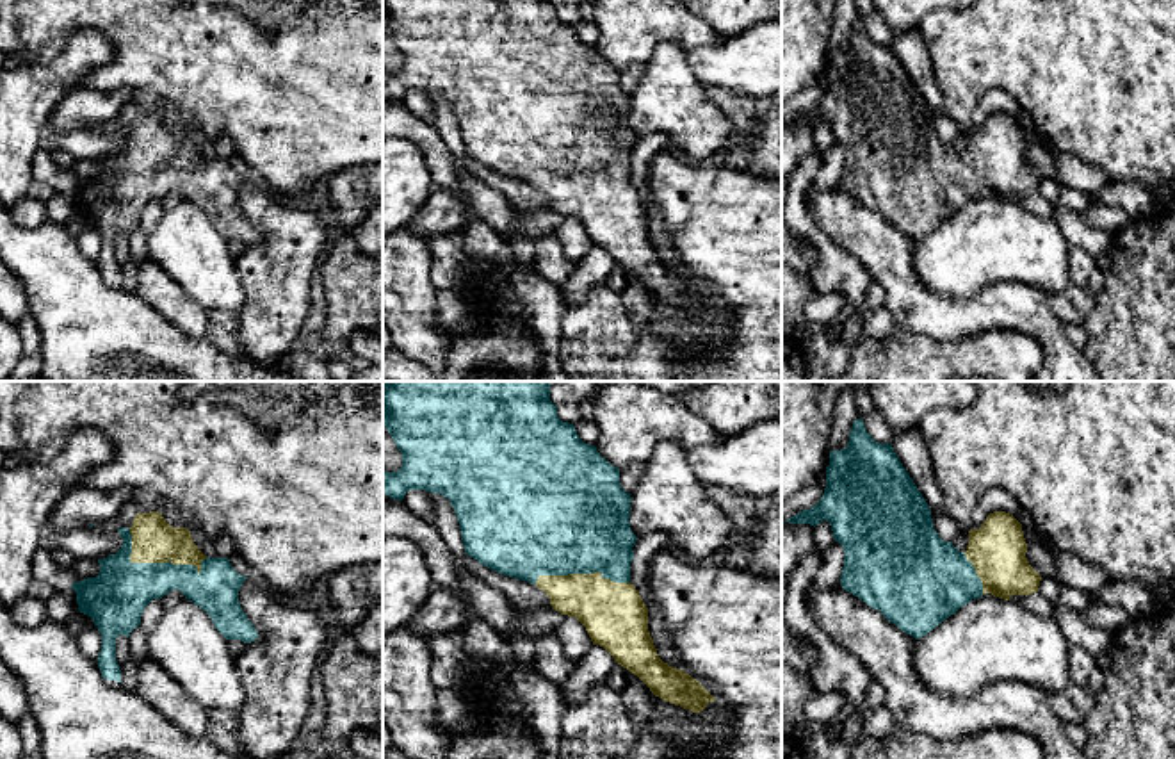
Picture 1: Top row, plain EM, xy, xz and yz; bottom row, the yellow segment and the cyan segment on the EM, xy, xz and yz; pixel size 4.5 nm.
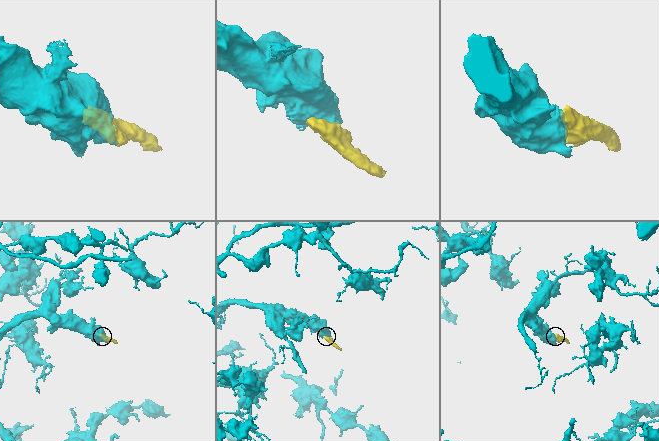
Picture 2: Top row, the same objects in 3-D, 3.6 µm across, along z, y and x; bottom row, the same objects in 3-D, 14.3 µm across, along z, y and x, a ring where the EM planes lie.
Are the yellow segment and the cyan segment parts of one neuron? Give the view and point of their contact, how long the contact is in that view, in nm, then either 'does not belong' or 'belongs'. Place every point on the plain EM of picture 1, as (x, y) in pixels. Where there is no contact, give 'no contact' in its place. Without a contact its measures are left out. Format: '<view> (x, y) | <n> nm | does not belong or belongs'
xy (155, 163) | 380 nm | belongs

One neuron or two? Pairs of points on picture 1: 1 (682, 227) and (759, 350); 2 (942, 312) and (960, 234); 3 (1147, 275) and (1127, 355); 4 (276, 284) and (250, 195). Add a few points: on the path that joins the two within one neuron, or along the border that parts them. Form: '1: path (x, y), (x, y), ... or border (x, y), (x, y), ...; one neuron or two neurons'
1: path (713, 257), (759, 303), (759, 319); one neuron
2: border (914, 269), (949, 298), (987, 287); two neurons
3: path (1147, 294), (1147, 335); one neuron
4: path (276, 262), (276, 221), (271, 216); one neuron

